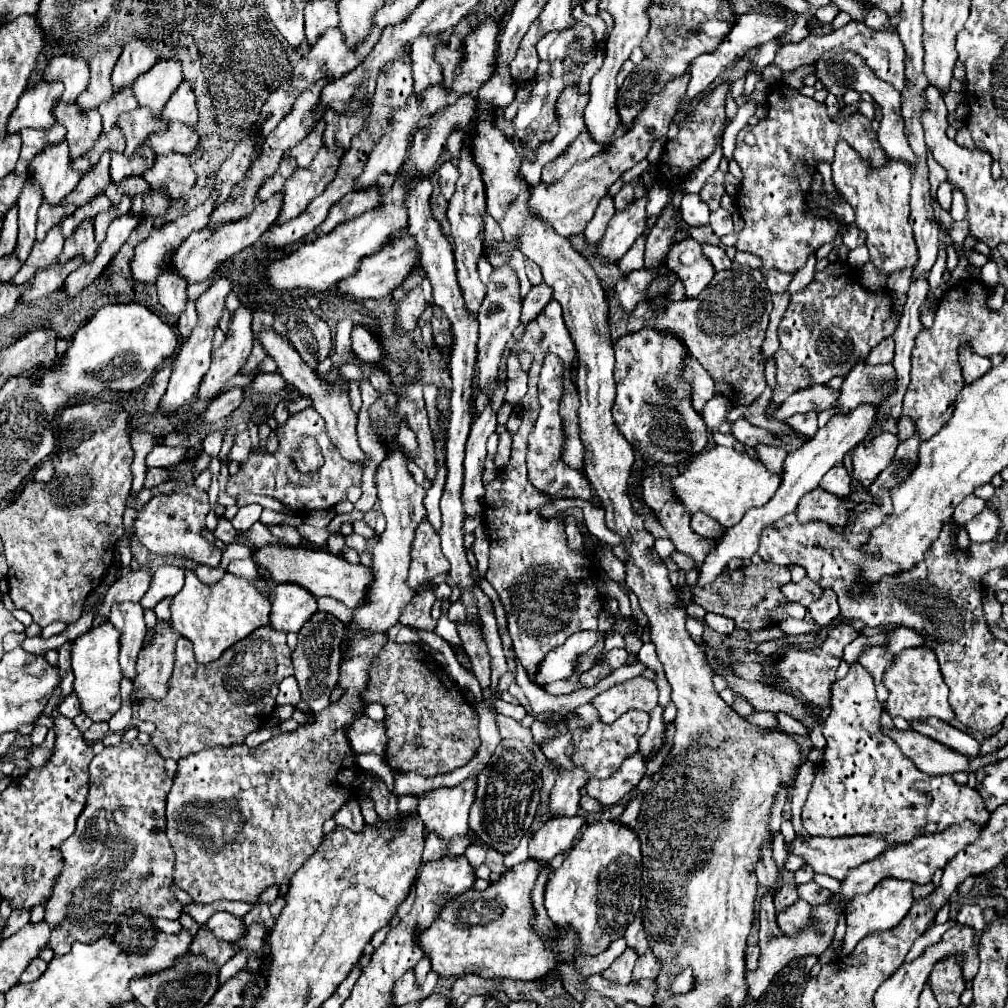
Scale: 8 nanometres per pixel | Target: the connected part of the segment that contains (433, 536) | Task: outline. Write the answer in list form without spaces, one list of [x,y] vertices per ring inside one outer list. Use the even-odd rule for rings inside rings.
[[[426,519],[416,529],[416,535],[410,547],[410,557],[412,561],[410,561],[406,583],[414,591],[418,591],[426,581],[450,569],[448,559],[440,549],[440,535]]]

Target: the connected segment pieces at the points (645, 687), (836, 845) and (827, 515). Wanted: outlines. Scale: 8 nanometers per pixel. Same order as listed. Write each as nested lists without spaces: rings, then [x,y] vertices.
[[[638,675],[602,691],[592,699],[592,705],[604,723],[614,723],[628,709],[652,711],[658,705],[658,687],[654,681]]]
[[[850,835],[850,837],[830,837],[830,839],[812,837],[806,841],[796,837],[792,843],[794,855],[802,855],[806,859],[806,863],[814,869],[814,873],[826,873],[840,881],[848,875],[850,869],[856,869],[864,861],[870,861],[872,857],[884,853],[886,847],[888,847],[888,841],[882,835]]]
[[[816,487],[812,493],[806,493],[800,499],[798,511],[796,515],[800,517],[800,521],[814,521],[820,519],[828,525],[846,525],[848,519],[848,511],[854,505],[846,505],[842,503],[842,499],[834,497],[834,495],[824,495],[824,489]]]

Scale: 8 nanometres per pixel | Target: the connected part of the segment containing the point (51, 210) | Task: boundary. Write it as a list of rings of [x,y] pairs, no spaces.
[[[42,203],[42,207],[38,209],[38,241],[44,241],[46,233],[60,225],[60,221],[64,217],[72,215],[72,209],[68,207],[62,207],[62,205],[48,205],[48,203]]]

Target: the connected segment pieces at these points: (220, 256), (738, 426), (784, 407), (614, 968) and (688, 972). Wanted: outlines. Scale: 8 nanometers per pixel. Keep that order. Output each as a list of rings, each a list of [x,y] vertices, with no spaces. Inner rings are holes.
[[[274,195],[268,201],[258,201],[256,199],[256,209],[254,209],[252,215],[248,215],[240,221],[234,221],[234,223],[224,223],[214,233],[210,233],[208,227],[204,231],[192,233],[192,237],[188,237],[188,241],[184,241],[184,245],[180,245],[180,249],[176,249],[176,253],[172,255],[174,271],[178,275],[182,275],[188,281],[188,285],[206,281],[222,261],[230,259],[232,255],[236,255],[242,249],[256,243],[260,239],[260,235],[276,221],[276,217],[280,213],[280,197],[282,195]]]
[[[738,419],[732,423],[732,435],[748,447],[754,447],[756,443],[777,446],[776,437],[772,433],[768,433],[766,429],[750,425],[746,419]]]
[[[814,385],[812,389],[802,389],[800,393],[790,395],[784,403],[776,407],[774,413],[768,415],[768,419],[776,421],[788,421],[796,413],[808,413],[808,411],[824,411],[832,409],[836,403],[838,393],[828,389],[826,385]]]
[[[626,949],[620,957],[614,959],[614,963],[602,971],[600,975],[608,981],[614,981],[614,983],[630,983],[632,981],[632,969],[634,969],[634,963],[636,963],[638,955],[634,949]]]
[[[684,969],[672,983],[674,993],[686,993],[688,989],[692,989],[692,969]]]

